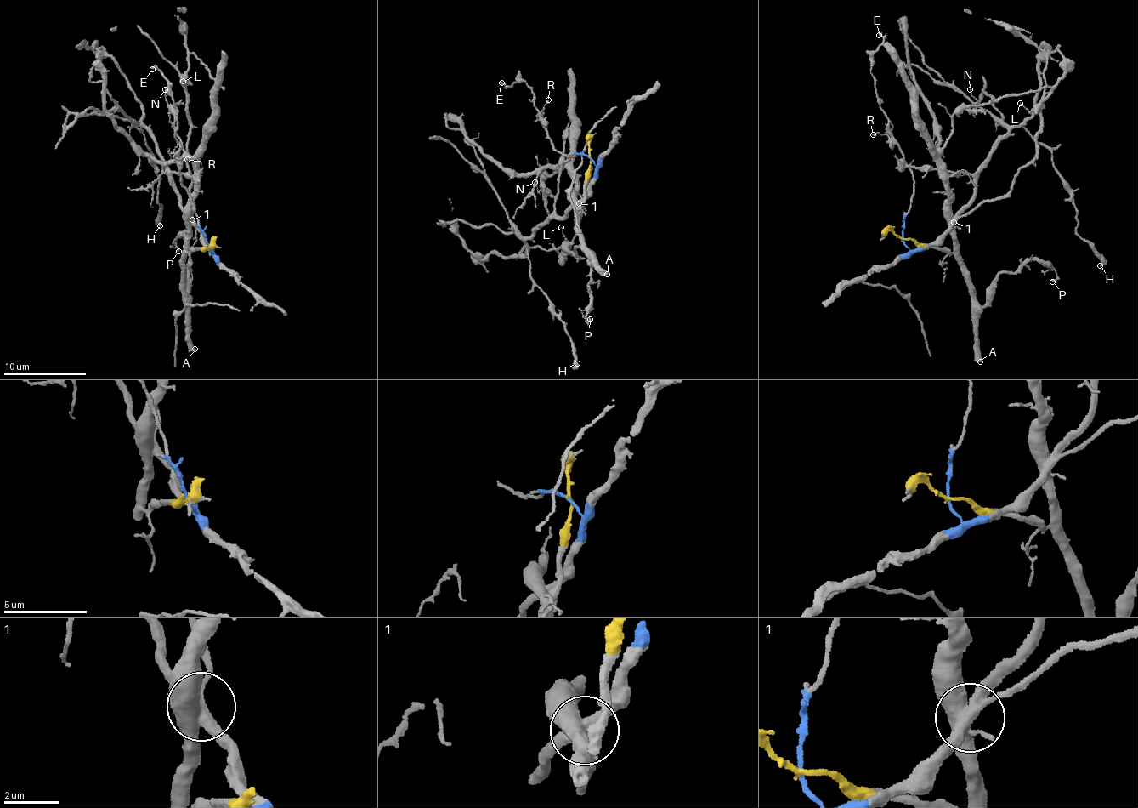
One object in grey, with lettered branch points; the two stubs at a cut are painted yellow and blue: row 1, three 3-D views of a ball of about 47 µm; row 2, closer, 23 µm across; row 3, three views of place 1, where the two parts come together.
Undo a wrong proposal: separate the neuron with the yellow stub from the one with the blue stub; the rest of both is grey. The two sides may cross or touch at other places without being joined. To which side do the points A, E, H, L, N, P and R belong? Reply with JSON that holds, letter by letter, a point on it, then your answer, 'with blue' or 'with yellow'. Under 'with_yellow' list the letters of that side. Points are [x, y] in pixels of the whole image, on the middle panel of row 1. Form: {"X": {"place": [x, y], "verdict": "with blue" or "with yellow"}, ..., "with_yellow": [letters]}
{"A": {"place": [607, 274], "verdict": "with yellow"}, "E": {"place": [501, 82], "verdict": "with blue"}, "H": {"place": [577, 363], "verdict": "with blue"}, "L": {"place": [561, 227], "verdict": "with blue"}, "N": {"place": [535, 182], "verdict": "with yellow"}, "P": {"place": [590, 319], "verdict": "with yellow"}, "R": {"place": [548, 99], "verdict": "with blue"}, "with_yellow": ["A", "N", "P"]}

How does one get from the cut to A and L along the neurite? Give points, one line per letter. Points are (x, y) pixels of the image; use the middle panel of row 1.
A: (590, 156), (583, 203), (577, 219), (582, 241), (598, 269), (608, 275)
L: (590, 156), (595, 183), (579, 207), (577, 258), (561, 228)

